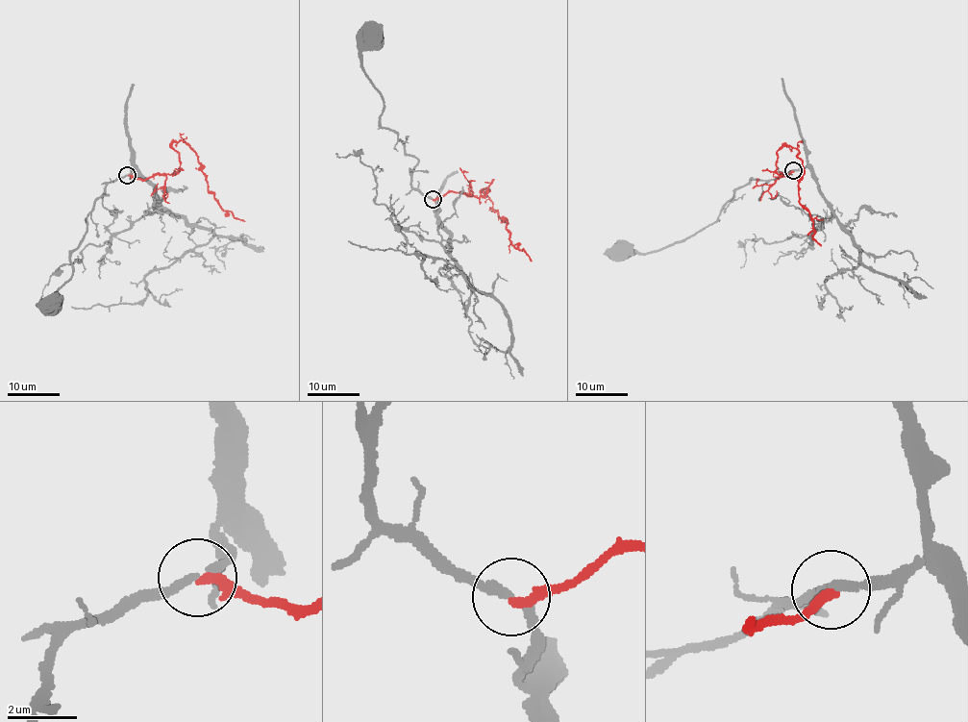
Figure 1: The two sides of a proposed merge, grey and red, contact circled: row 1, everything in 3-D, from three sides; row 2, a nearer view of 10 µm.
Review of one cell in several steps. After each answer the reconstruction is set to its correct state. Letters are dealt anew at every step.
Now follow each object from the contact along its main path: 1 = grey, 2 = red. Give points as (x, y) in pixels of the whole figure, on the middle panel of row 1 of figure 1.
1: (432, 199), (412, 186), (418, 161), (397, 134), (381, 126), (383, 96), (360, 62), (371, 38)
2: (432, 199), (448, 191), (482, 197), (490, 190), (483, 190), (500, 222), (507, 221), (512, 245), (532, 261)

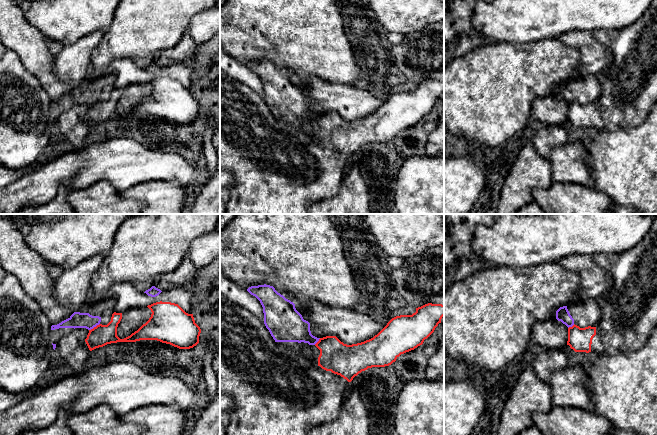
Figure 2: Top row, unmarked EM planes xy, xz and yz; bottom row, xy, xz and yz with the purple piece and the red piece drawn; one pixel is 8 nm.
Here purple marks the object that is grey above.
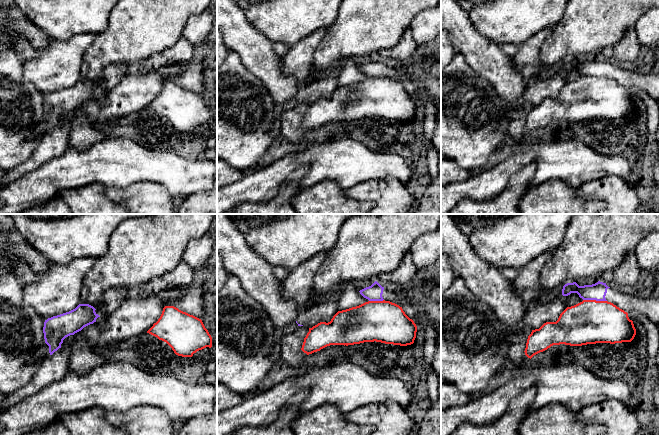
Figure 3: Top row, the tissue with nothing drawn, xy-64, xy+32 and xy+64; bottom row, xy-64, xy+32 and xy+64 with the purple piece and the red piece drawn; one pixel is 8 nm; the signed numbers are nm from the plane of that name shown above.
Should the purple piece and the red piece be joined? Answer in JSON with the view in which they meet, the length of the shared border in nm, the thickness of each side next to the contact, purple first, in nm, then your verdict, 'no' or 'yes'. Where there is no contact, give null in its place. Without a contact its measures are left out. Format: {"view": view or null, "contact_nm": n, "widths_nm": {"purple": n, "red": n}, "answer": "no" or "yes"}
{"view": "xy", "contact_nm": 110, "widths_nm": {"purple": 130, "red": 170}, "answer": "no"}

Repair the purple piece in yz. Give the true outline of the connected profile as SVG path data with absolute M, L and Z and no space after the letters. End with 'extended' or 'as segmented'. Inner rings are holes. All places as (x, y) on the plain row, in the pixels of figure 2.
M567 82L560 83L556 87L556 95L565 100L568 104L574 101L574 95L570 91Z | as segmented

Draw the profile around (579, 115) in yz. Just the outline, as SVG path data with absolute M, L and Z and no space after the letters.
M657 0L640 19L612 36L611 61L597 79L601 95L596 103L568 104L567 121L575 128L594 128L596 132L617 131L643 123L657 101Z

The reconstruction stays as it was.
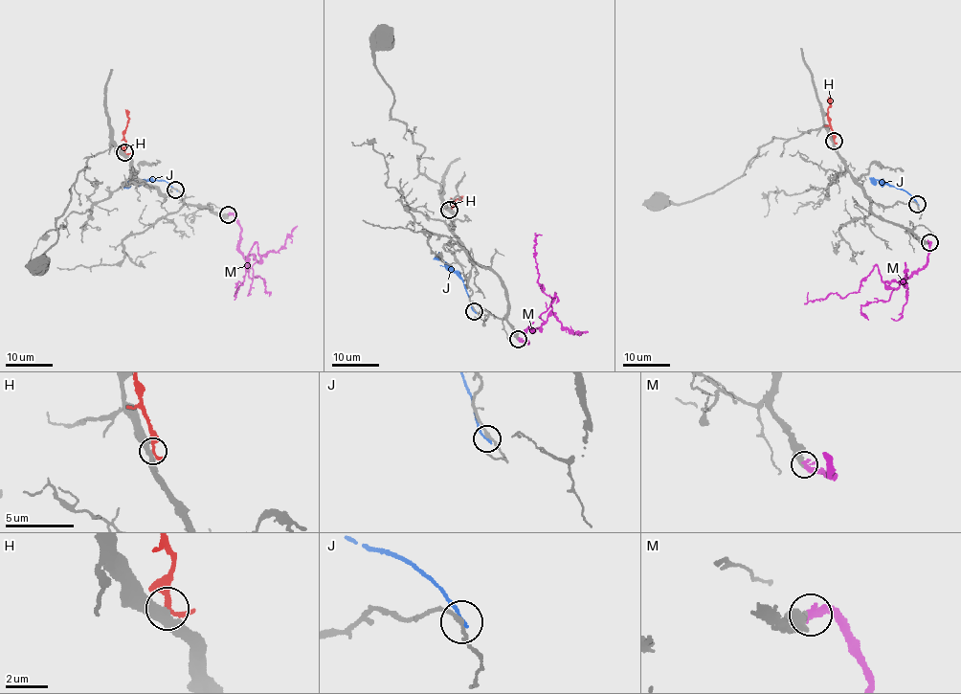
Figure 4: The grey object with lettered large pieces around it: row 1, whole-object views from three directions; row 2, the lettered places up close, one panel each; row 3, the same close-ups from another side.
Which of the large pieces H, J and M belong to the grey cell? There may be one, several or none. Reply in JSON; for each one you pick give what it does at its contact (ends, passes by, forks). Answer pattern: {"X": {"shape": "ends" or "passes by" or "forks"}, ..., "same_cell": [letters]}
{"M": {"shape": "ends"}, "same_cell": ["M"]}

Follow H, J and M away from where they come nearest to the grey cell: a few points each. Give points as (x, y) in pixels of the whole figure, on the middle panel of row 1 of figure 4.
H: (450, 210), (454, 201), (460, 197), (458, 196)
J: (475, 311), (463, 281), (441, 259), (434, 258)
M: (518, 339), (526, 343), (525, 331), (538, 328), (552, 309), (550, 297), (538, 282), (535, 236), (541, 235)

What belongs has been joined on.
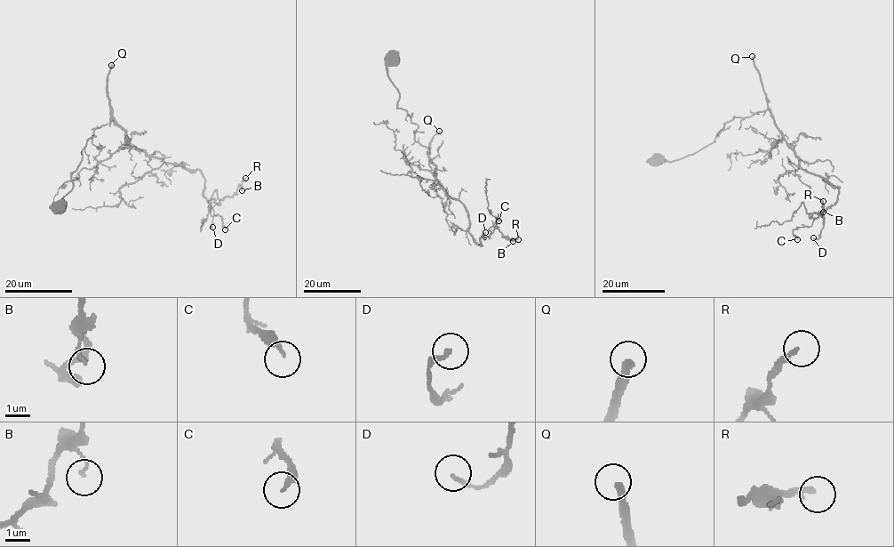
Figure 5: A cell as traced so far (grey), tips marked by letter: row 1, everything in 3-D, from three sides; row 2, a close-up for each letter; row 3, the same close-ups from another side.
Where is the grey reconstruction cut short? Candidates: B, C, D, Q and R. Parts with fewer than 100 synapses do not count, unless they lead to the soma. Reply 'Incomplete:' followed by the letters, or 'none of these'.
Incomplete: Q

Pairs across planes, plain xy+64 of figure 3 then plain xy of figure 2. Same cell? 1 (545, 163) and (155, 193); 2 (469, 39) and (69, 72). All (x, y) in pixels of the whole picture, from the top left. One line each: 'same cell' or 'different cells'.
1: different cells
2: different cells

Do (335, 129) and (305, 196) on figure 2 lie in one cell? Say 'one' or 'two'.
one

